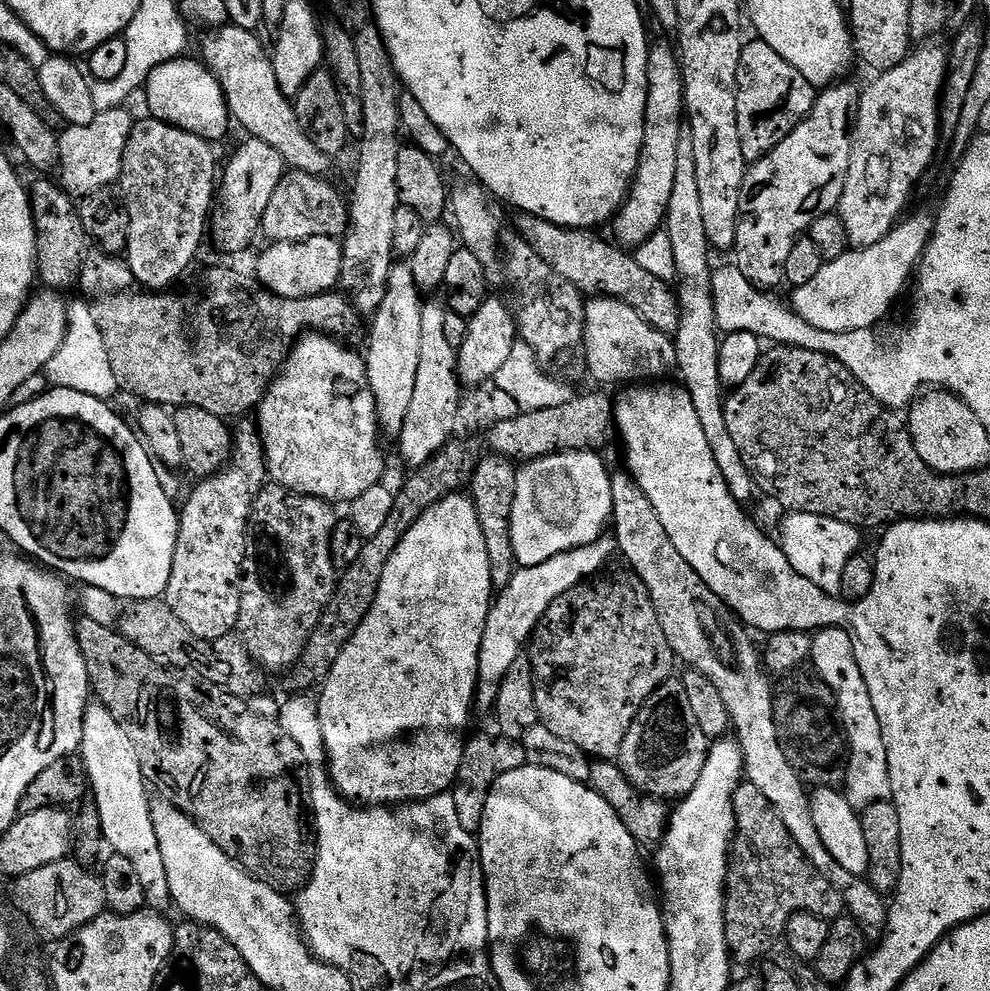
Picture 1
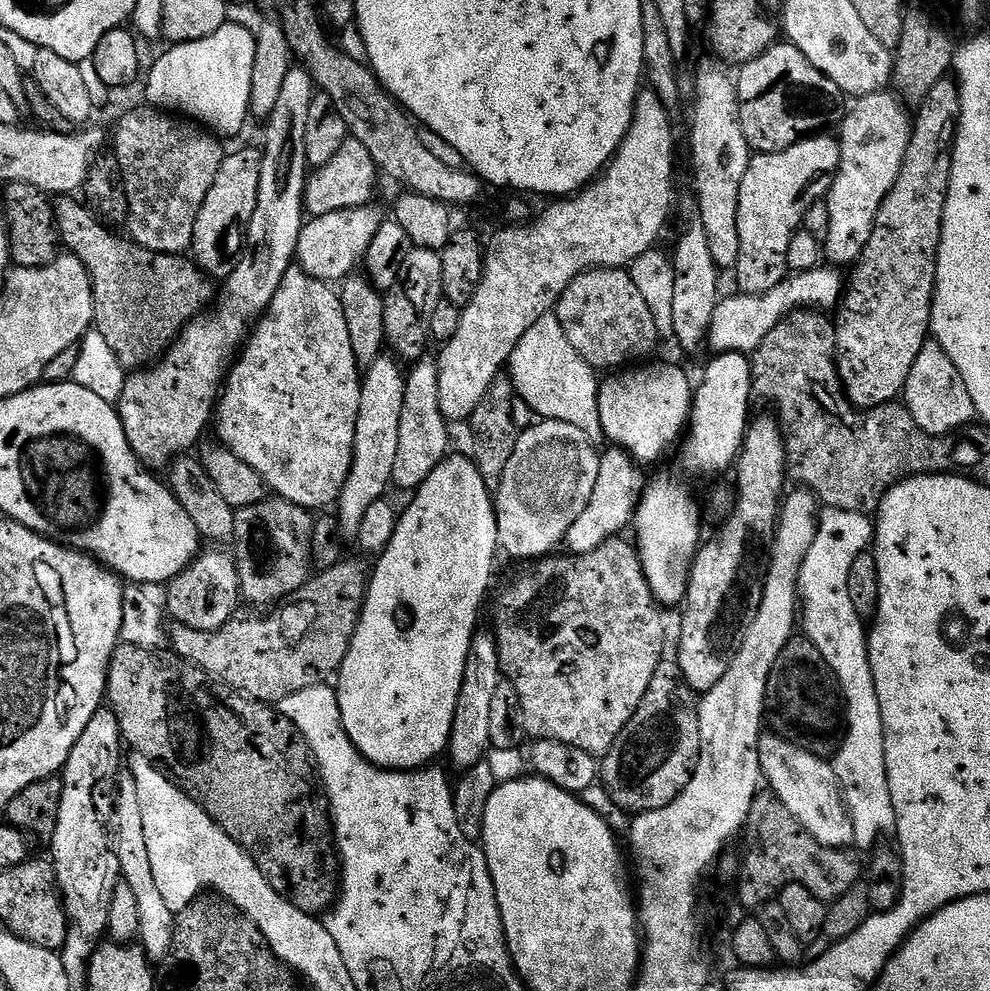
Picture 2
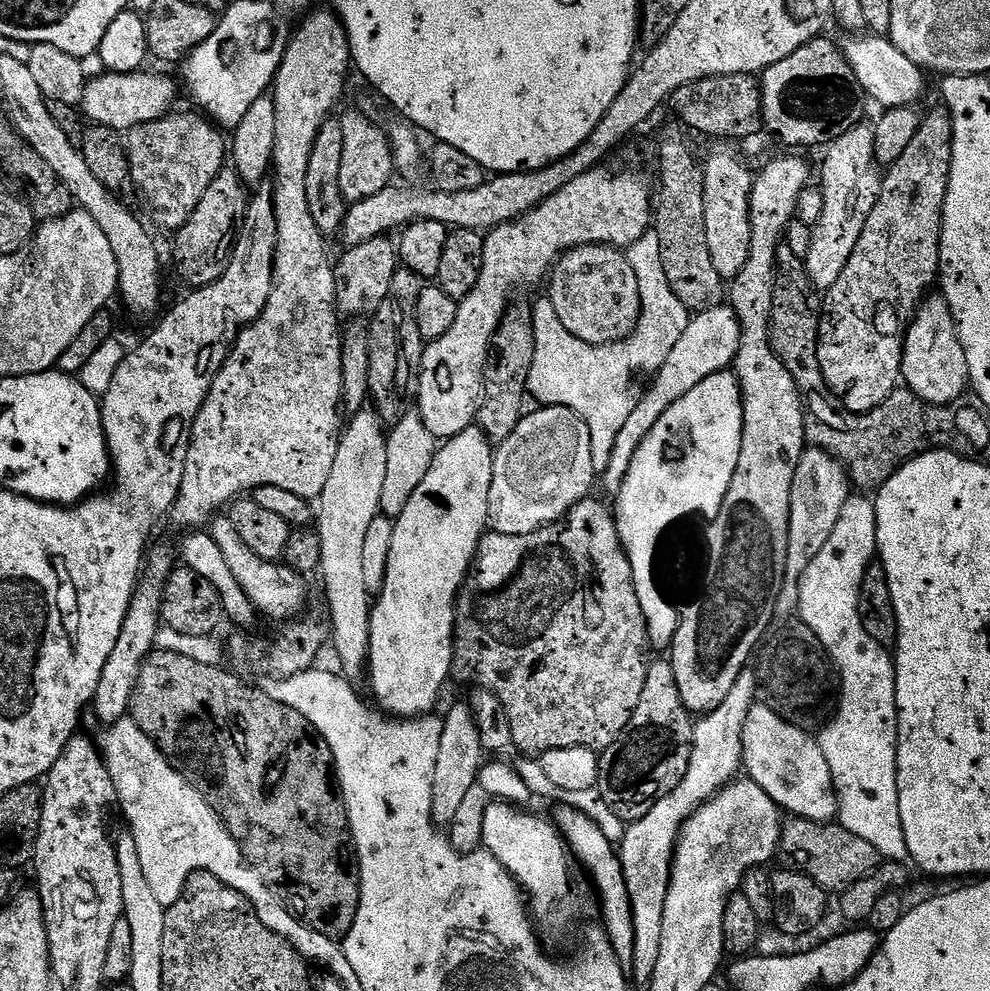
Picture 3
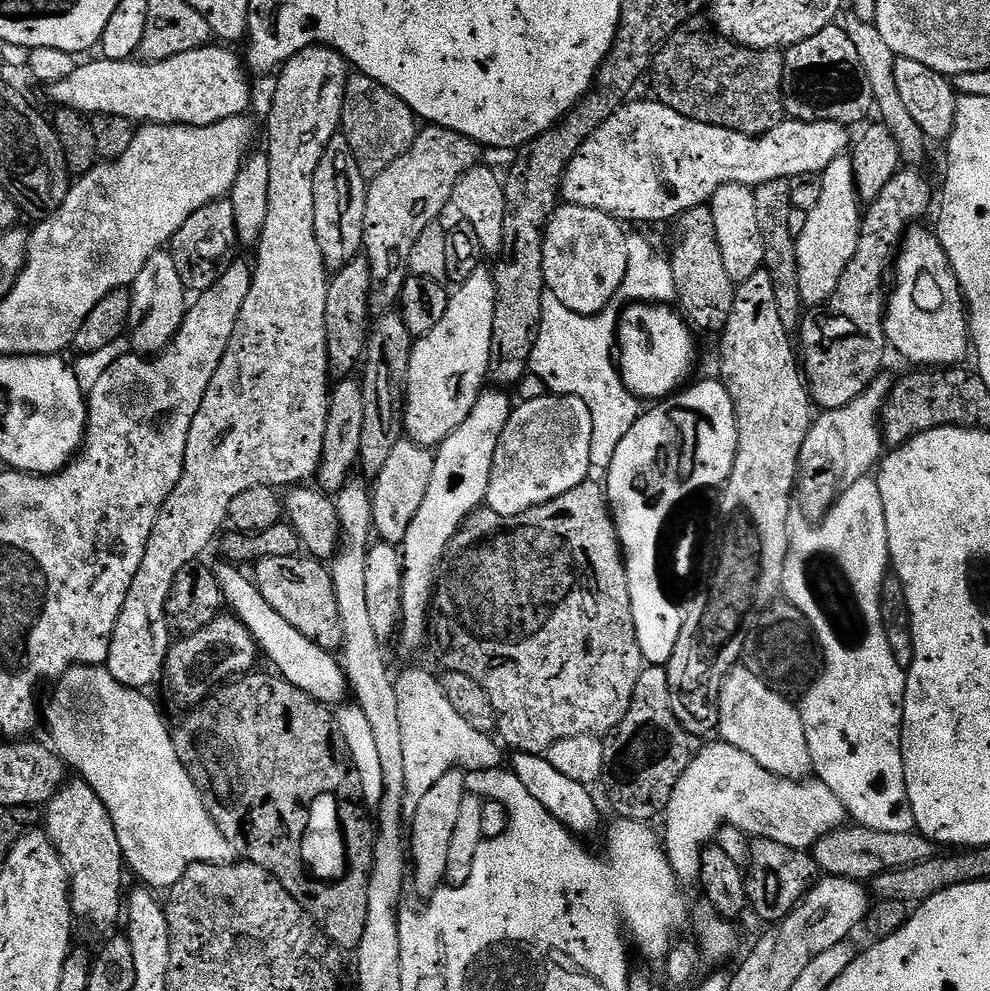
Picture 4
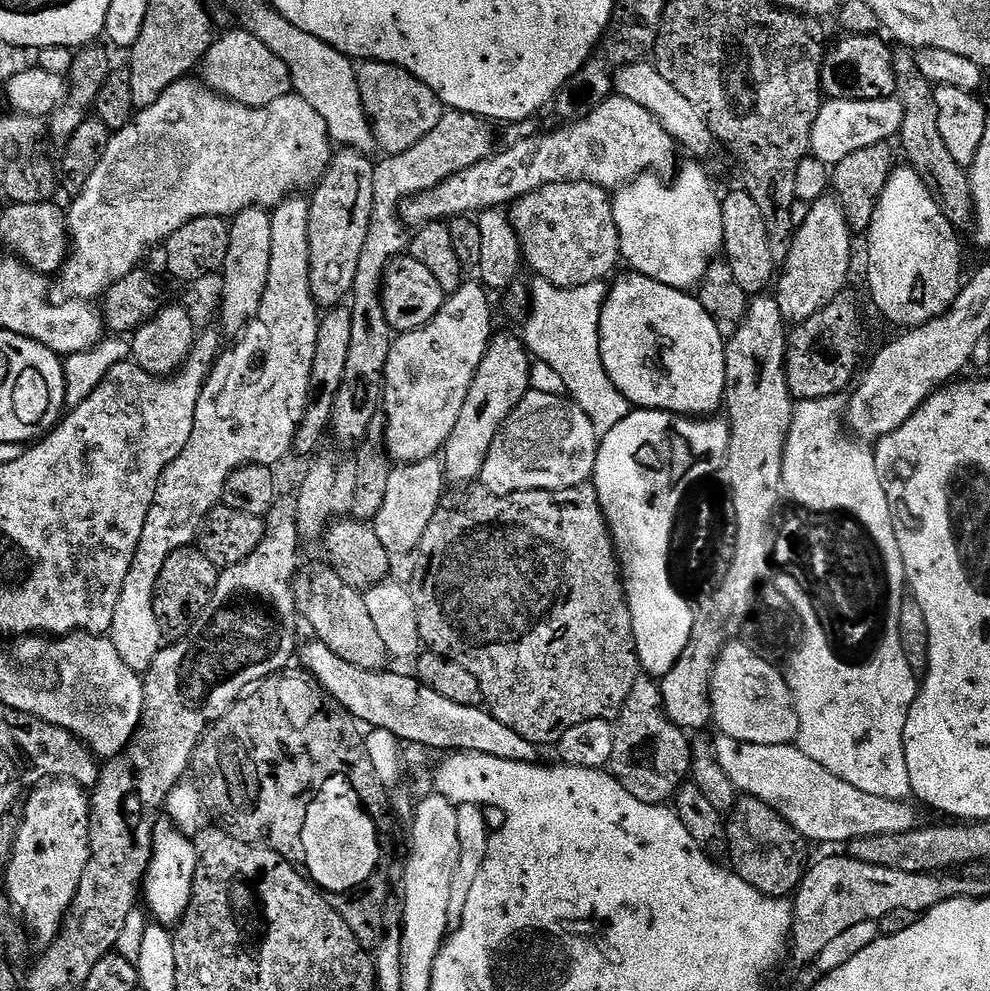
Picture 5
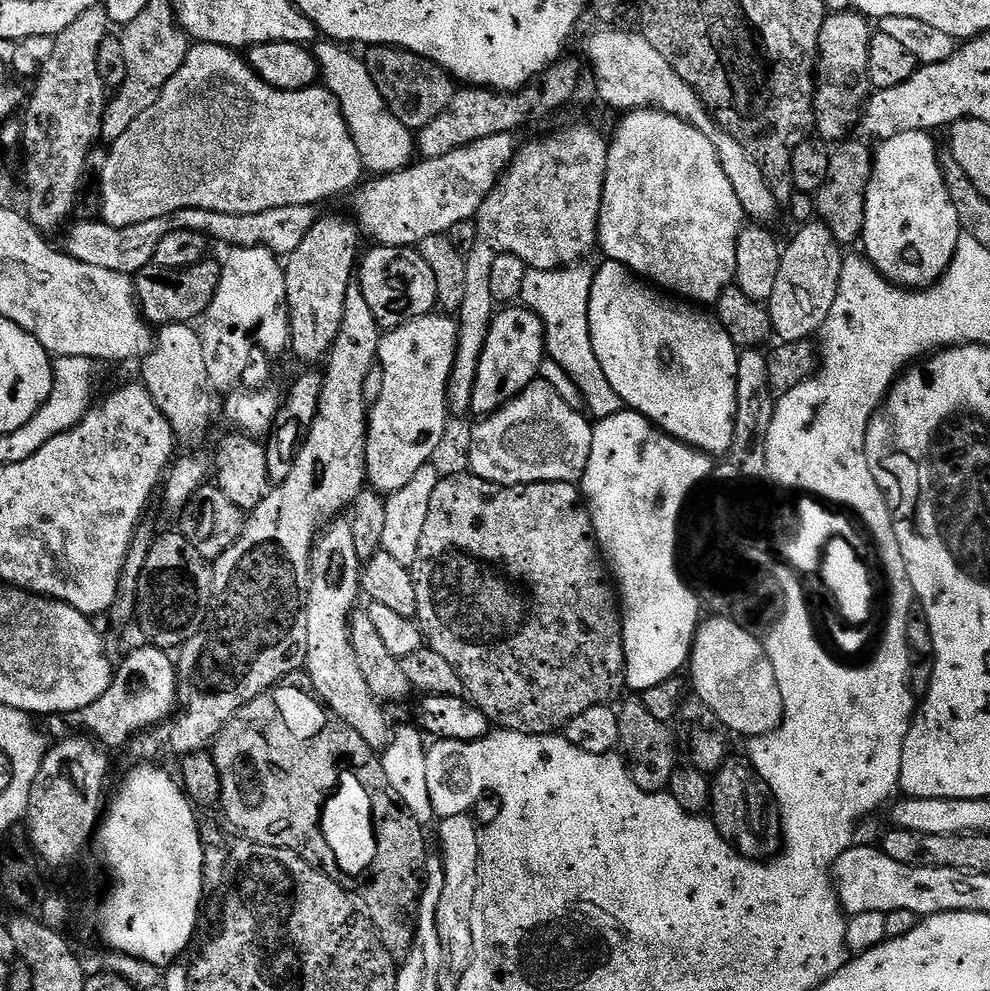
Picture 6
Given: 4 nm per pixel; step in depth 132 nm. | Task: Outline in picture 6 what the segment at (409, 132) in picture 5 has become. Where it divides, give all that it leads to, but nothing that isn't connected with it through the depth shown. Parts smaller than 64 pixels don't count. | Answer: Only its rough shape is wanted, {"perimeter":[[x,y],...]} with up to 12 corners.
{"perimeter":[[372,46],[366,63],[394,117],[426,127],[457,81],[405,48]]}

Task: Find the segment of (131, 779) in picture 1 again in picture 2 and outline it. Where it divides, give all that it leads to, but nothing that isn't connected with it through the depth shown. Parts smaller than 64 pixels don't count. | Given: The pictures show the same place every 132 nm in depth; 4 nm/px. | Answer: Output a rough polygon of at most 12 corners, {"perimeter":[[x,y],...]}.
{"perimeter":[[135,787],[120,792],[114,851],[134,890],[139,943],[149,957],[172,945],[174,914],[150,870]]}

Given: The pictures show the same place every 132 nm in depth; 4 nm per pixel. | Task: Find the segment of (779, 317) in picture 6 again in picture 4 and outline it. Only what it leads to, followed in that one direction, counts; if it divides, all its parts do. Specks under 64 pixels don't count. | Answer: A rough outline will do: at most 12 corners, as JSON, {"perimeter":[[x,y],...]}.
{"perimeter":[[851,155],[819,173],[796,237],[801,305],[825,304],[854,250],[862,201]]}

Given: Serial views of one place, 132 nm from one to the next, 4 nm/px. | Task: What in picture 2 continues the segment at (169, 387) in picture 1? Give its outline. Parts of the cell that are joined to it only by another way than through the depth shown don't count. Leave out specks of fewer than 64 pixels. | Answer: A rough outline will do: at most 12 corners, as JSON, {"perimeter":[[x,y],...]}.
{"perimeter":[[55,197],[90,274],[95,331],[124,369],[157,363],[213,303],[183,255],[108,236]]}

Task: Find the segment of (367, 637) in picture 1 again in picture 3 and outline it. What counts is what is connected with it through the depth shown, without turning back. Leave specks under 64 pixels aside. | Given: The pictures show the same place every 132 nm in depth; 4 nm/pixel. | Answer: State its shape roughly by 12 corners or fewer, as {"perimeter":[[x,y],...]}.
{"perimeter":[[493,445],[437,447],[395,517],[366,669],[389,717],[453,675]]}

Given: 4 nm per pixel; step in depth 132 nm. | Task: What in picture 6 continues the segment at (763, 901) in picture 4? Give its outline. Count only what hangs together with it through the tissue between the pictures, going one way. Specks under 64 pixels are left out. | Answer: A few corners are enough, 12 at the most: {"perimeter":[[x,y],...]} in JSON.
{"perimeter":[[751,763],[711,777],[710,819],[747,860],[784,843],[780,805]]}

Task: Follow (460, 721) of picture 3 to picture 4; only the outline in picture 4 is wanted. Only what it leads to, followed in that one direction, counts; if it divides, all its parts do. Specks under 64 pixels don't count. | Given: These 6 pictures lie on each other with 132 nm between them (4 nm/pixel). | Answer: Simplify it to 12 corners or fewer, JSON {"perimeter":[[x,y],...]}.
{"perimeter":[[465,773],[443,775],[414,805],[416,892],[445,883]]}

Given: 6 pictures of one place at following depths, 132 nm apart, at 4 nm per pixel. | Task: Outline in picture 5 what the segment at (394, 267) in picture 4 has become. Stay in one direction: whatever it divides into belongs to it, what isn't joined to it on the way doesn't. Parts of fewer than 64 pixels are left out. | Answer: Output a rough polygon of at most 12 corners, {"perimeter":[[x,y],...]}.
{"perimeter":[[448,110],[373,167],[350,297],[350,354],[331,435],[355,445],[382,408],[394,333],[388,263],[410,244],[400,205],[537,131]]}

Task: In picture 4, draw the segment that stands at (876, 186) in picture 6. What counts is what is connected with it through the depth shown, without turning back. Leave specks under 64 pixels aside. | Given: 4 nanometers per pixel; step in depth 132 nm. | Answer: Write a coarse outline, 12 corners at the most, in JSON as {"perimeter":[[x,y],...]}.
{"perimeter":[[908,229],[885,341],[939,370],[970,352],[964,291],[935,231]]}

